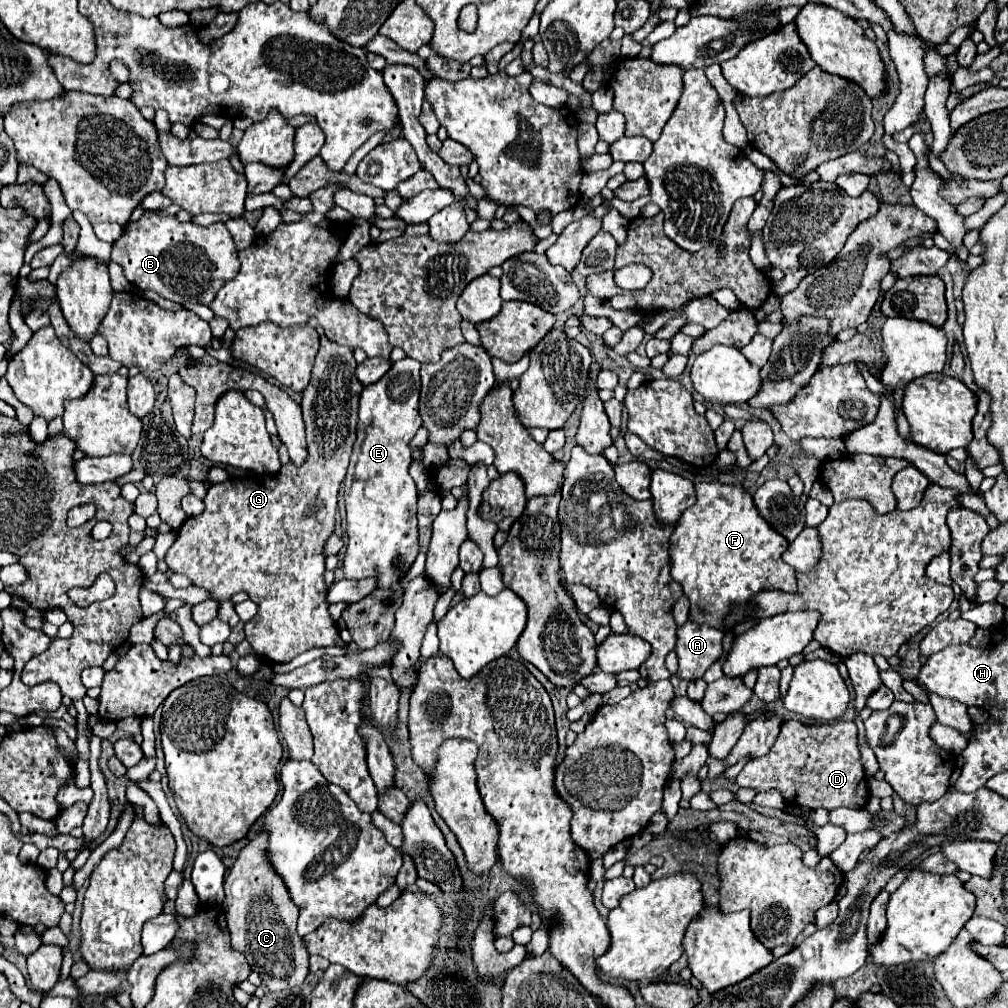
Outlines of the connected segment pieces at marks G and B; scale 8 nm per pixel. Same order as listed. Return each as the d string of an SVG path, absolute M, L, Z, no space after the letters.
M321 337L321 349L313 365L313 377L309 387L303 391L301 401L309 443L309 457L305 465L295 467L293 463L287 463L281 467L277 477L235 477L213 485L203 499L205 511L197 517L189 517L183 523L175 543L165 555L165 563L173 573L185 575L193 585L207 589L215 601L227 601L239 591L247 593L249 599L259 605L259 613L245 623L247 641L257 651L257 655L267 657L273 663L289 663L293 657L317 647L345 647L345 641L339 637L339 629L329 617L325 603L327 585L323 581L323 545L335 527L337 491L345 479L355 441L357 403L363 389L355 377L355 367L357 361L349 347L331 343L327 337Z
M145 211L143 217L129 225L113 243L113 259L121 265L123 275L131 285L137 285L143 291L155 291L161 297L177 303L209 305L211 299L215 299L219 293L219 287L223 287L227 279L233 279L239 273L239 253L225 223L199 227L195 223L179 223L175 217L161 217L153 211Z

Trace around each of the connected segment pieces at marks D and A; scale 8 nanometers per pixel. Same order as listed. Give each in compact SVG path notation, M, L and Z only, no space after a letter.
M797 719L785 721L769 755L749 761L737 775L737 785L757 791L779 789L785 801L809 805L811 809L825 807L833 811L837 807L865 807L869 789L861 765L855 723L835 721L829 725L805 725Z
M687 621L677 629L677 647L675 653L679 657L677 677L683 681L695 681L705 675L705 671L719 659L723 631L711 625L699 625Z

